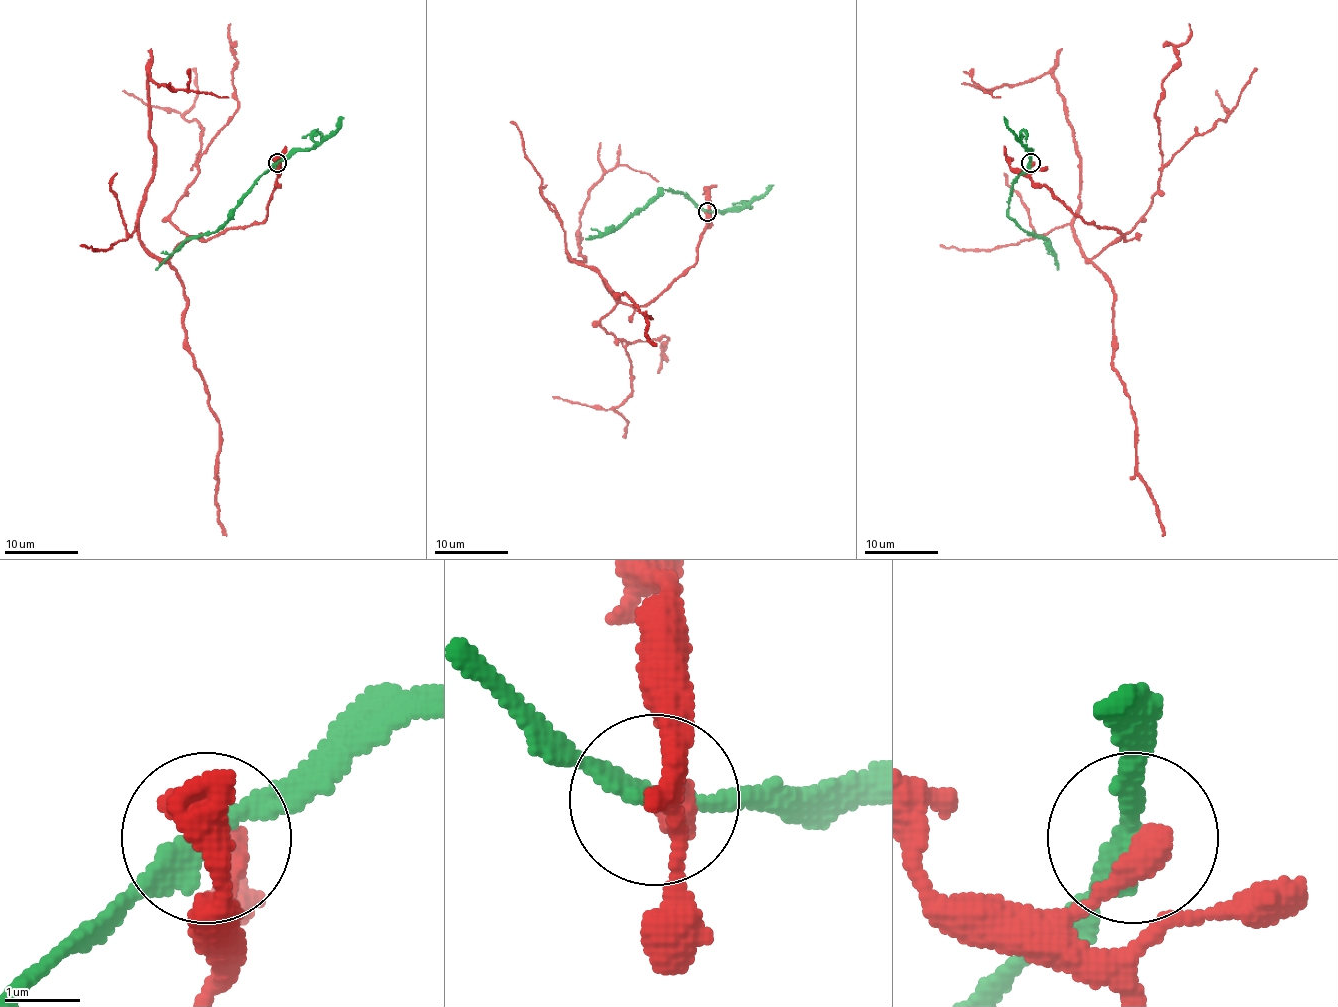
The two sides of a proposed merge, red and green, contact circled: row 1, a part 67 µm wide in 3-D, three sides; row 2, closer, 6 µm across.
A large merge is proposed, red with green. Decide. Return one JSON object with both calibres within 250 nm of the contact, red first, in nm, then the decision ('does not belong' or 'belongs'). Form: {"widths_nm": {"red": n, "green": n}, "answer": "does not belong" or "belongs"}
{"widths_nm": {"red": 400, "green": 280}, "answer": "does not belong"}

